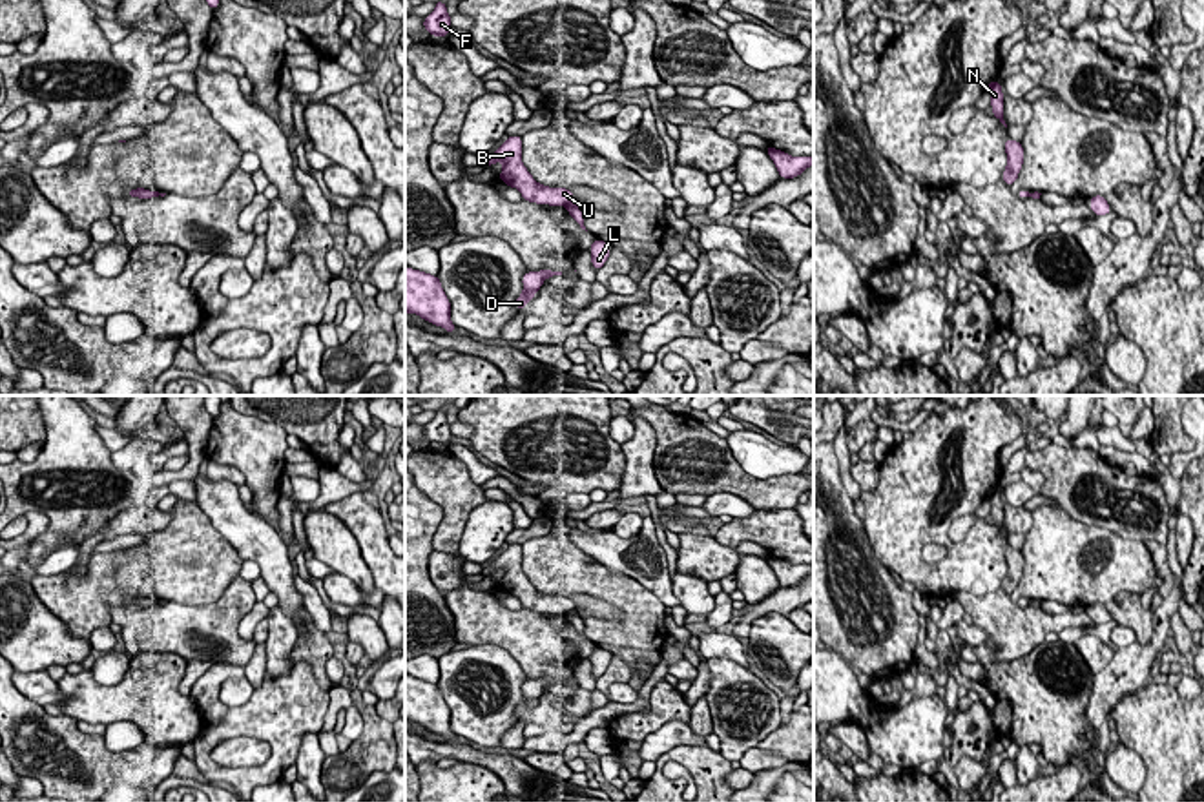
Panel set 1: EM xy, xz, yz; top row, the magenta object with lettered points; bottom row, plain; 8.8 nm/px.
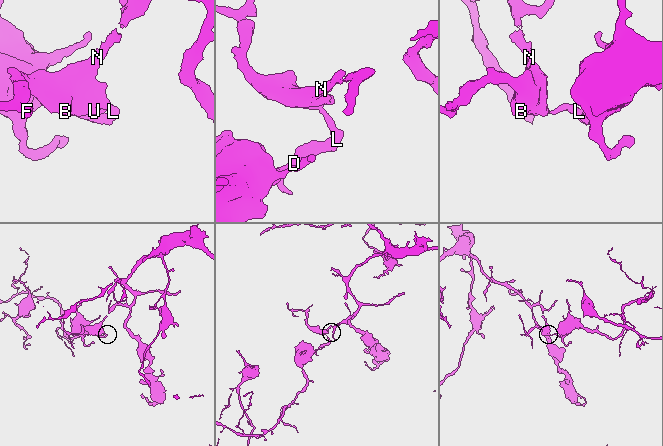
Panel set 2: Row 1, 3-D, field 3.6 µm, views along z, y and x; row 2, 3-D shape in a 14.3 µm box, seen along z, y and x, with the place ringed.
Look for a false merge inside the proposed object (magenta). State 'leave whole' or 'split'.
split

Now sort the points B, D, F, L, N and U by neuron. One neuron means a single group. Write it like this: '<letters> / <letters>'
B F N U / D L

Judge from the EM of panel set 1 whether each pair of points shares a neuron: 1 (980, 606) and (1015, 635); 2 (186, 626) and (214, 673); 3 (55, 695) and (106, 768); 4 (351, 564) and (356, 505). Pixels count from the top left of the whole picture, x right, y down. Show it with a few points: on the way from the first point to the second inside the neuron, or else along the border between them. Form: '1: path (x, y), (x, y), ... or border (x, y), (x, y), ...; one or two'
1: path (989, 613), (1006, 626); one
2: border (214, 662), (232, 662), (243, 668); two
3: border (19, 689), (42, 706); two
4: border (323, 509), (354, 536), (373, 573); two

